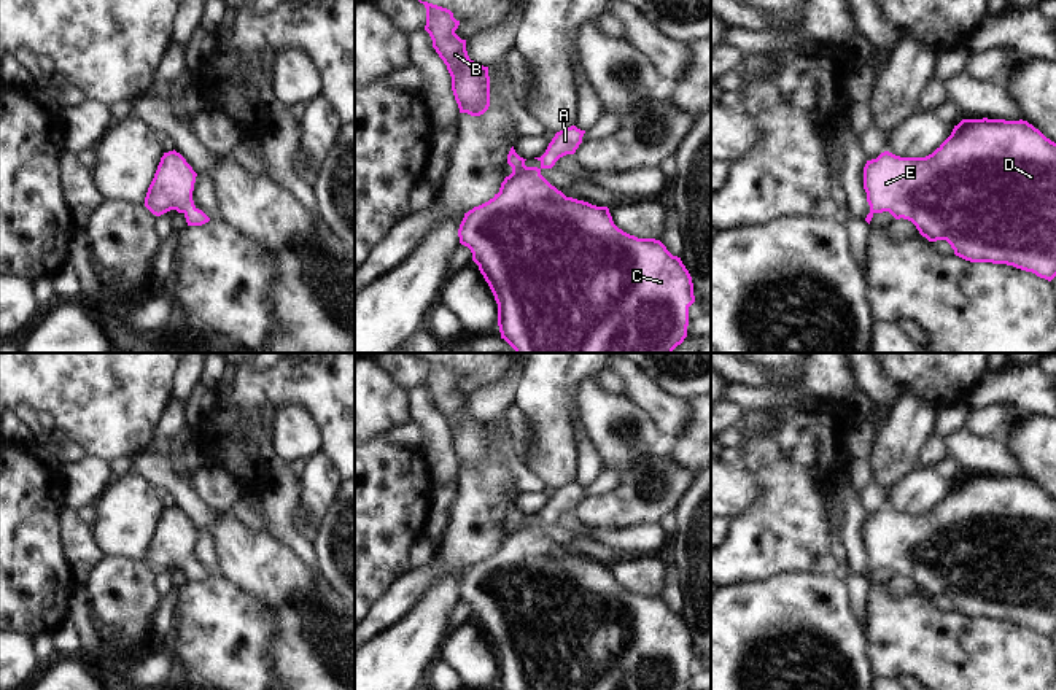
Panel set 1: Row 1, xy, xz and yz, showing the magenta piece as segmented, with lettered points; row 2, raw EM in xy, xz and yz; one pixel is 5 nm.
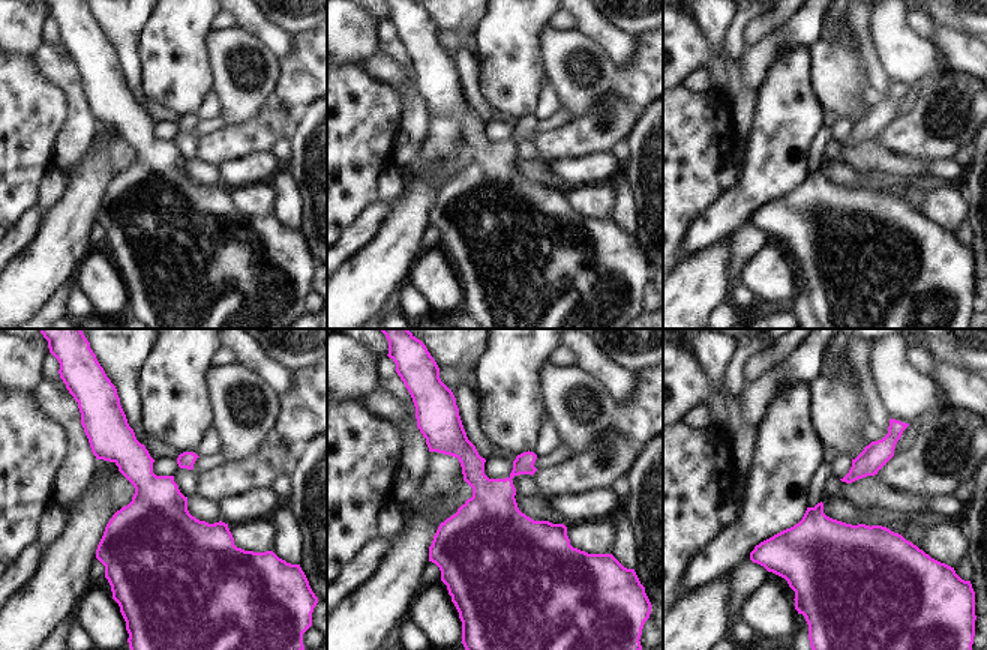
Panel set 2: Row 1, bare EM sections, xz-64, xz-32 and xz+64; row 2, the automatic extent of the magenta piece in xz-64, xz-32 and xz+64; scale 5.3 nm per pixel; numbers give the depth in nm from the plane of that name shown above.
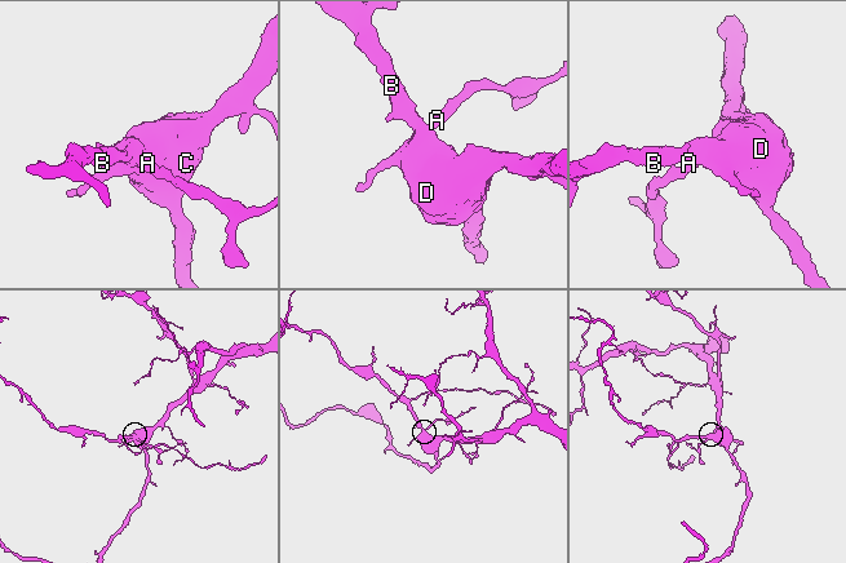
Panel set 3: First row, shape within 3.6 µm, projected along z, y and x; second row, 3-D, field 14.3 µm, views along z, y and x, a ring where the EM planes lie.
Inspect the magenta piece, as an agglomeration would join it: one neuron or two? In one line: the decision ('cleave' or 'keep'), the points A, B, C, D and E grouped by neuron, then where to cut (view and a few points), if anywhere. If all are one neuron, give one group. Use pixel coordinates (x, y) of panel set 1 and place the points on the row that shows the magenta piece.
keep; A B C D E; no cut

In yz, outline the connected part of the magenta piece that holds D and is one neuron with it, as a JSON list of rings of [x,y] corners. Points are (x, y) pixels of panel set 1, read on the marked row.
[[[988,118],[962,119],[957,126],[954,126],[951,135],[926,157],[900,157],[884,151],[876,159],[867,161],[864,167],[864,189],[870,205],[870,213],[865,218],[868,224],[875,213],[889,211],[895,219],[903,218],[911,221],[919,234],[929,242],[946,240],[954,250],[954,254],[965,261],[1007,264],[1026,272],[1032,272],[1048,281],[1056,277],[1056,143],[1046,138],[1027,121]]]

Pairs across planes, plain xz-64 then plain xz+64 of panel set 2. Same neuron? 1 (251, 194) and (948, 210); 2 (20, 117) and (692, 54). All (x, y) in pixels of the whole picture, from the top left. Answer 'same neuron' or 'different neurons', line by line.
1: same neuron
2: different neurons

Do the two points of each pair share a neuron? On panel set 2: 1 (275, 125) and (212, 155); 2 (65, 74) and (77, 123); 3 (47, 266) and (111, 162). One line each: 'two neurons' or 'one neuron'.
1: one neuron
2: one neuron
3: one neuron

